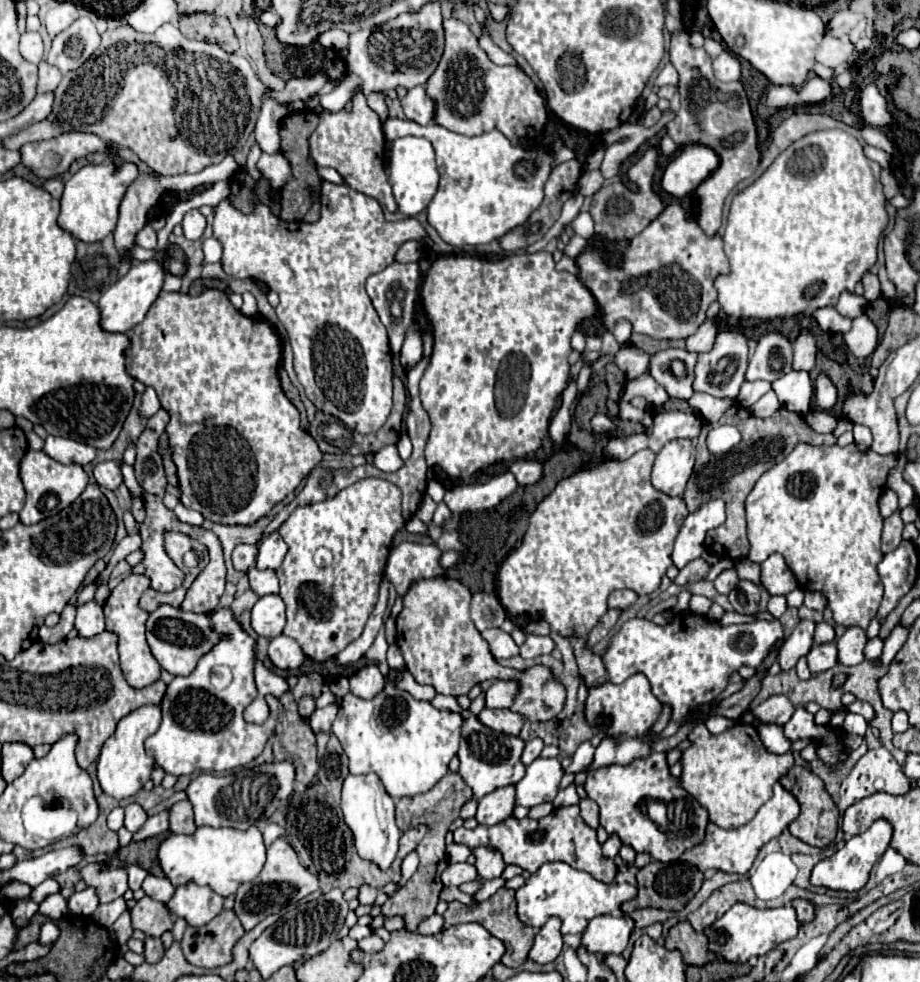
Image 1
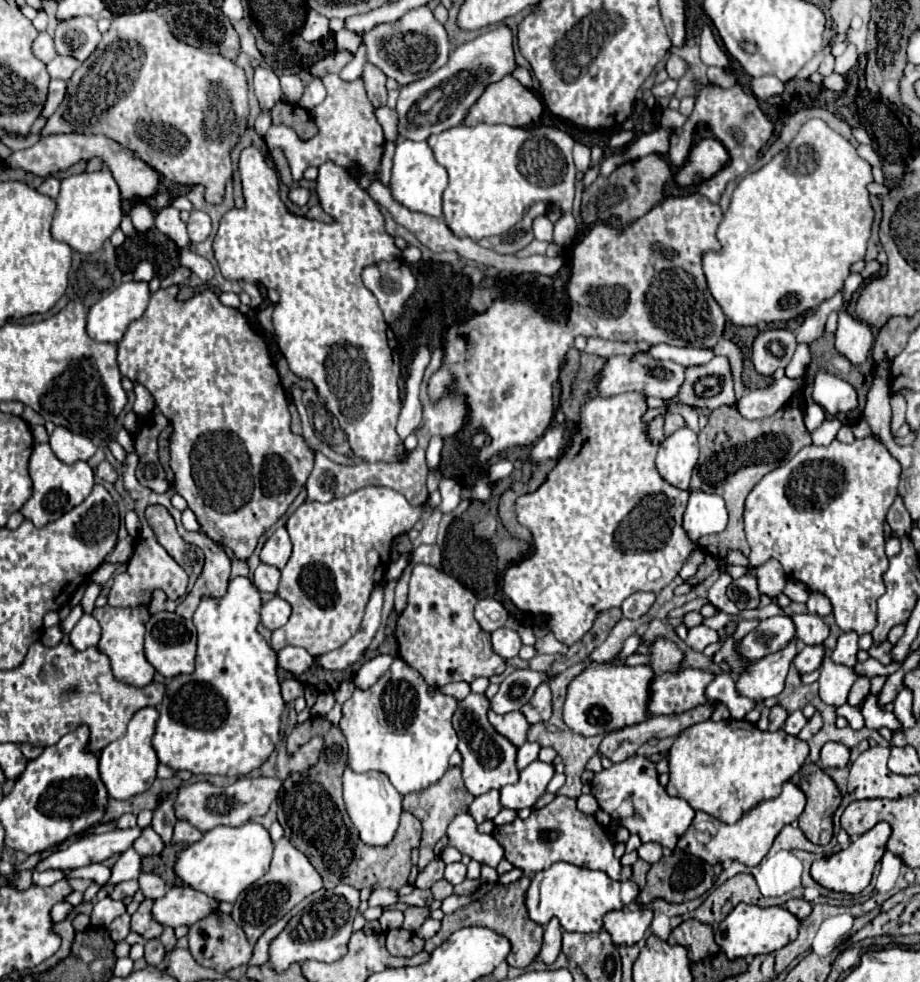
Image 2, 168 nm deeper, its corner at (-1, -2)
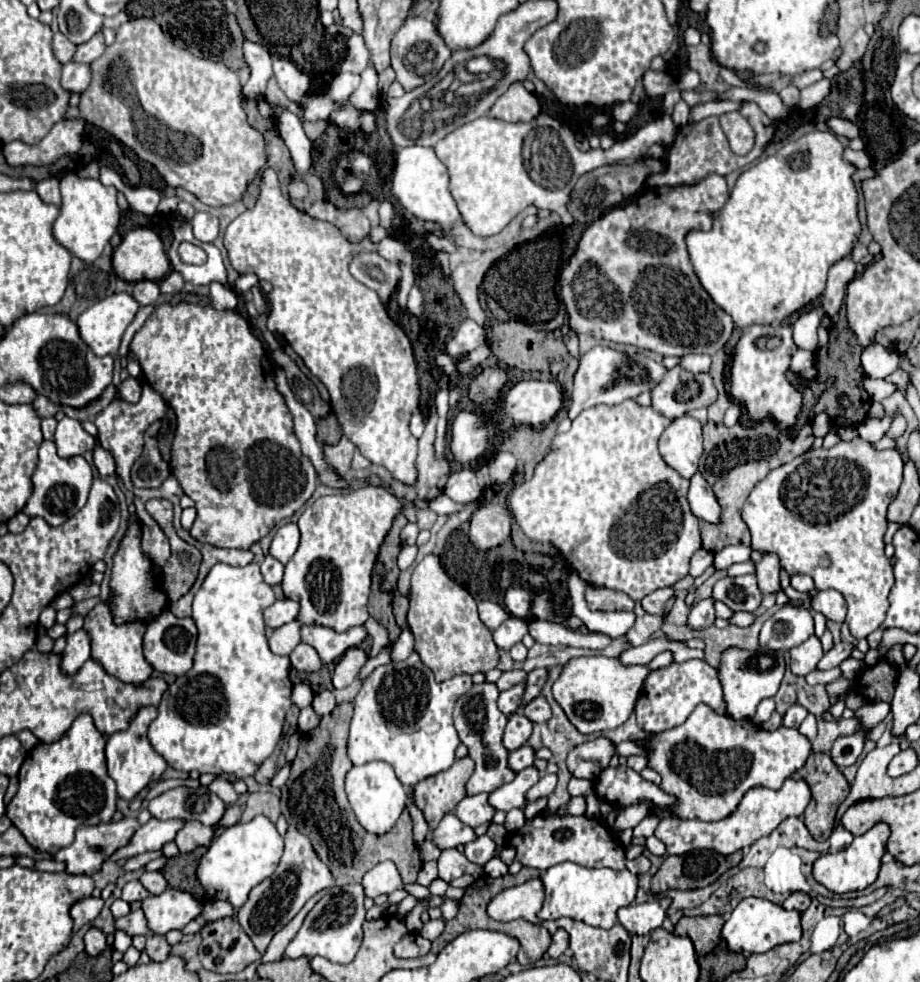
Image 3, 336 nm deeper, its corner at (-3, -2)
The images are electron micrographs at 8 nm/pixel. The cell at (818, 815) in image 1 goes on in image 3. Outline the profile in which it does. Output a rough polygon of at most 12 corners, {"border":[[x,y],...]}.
{"border":[[813,752],[792,777],[813,792],[803,814],[819,842],[835,826],[849,782],[831,756]]}

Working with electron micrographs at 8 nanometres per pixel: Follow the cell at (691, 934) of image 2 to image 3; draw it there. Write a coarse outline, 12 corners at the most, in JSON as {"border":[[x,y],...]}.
{"border":[[683,916],[675,934],[689,936],[697,954],[705,956],[719,944],[725,920]]}

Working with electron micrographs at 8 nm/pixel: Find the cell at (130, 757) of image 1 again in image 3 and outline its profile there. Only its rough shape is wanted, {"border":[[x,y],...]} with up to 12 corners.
{"border":[[157,708],[107,738],[109,776],[133,800],[167,762],[147,740]]}

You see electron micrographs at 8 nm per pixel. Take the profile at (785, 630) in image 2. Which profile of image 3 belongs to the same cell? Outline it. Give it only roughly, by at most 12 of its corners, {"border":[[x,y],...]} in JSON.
{"border":[[787,604],[763,624],[759,644],[791,650],[813,636],[811,610]]}

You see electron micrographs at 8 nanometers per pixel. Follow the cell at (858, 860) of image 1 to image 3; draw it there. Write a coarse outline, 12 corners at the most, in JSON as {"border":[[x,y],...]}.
{"border":[[887,824],[823,854],[813,878],[843,894],[877,880]]}

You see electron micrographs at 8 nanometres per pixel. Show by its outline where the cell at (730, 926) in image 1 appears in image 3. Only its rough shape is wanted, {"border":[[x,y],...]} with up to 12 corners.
{"border":[[743,898],[723,926],[743,956],[801,940],[799,912]]}

